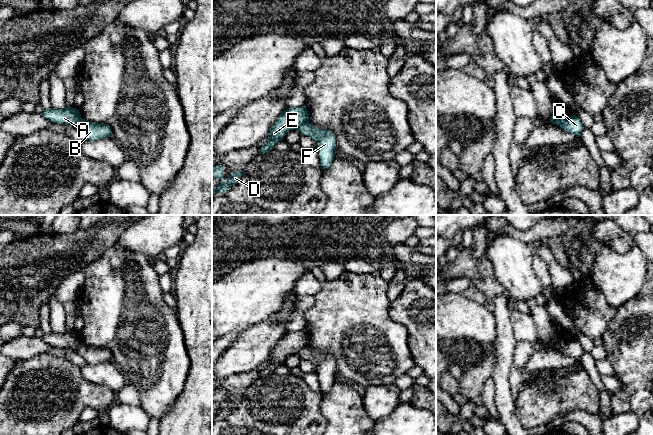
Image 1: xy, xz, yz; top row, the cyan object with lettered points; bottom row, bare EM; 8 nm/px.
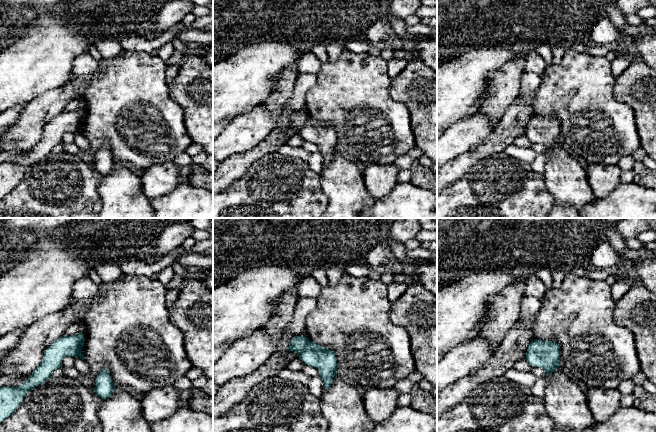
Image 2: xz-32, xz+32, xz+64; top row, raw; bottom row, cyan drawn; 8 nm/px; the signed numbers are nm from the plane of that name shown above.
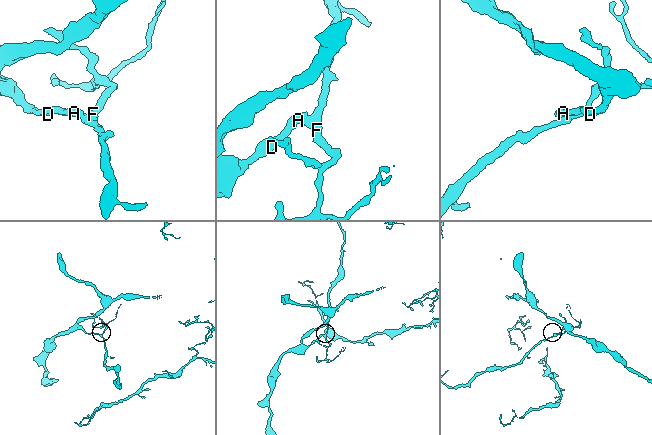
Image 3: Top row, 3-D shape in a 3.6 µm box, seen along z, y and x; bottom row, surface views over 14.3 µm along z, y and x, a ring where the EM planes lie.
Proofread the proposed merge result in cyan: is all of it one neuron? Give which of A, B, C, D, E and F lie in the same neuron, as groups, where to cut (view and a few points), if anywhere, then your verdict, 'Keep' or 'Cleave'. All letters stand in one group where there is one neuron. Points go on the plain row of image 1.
Groups: A D E / B C F. Split along xz (308, 343), (297, 353). Cleave

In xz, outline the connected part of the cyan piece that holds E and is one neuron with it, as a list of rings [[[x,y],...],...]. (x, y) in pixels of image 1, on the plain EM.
[[[306,330],[285,333],[271,350],[267,359],[269,363],[261,370],[259,379],[274,373],[276,367],[283,364],[288,355],[298,354],[308,344],[309,338]]]

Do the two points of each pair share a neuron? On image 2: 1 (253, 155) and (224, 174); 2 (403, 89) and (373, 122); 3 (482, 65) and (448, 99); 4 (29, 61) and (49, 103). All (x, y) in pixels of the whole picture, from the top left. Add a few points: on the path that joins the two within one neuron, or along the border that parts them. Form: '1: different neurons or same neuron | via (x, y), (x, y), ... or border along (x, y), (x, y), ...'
1: same neuron | via (246, 159), (231, 169)
2: different neurons | border along (391, 80), (390, 96), (406, 106), (409, 117)
3: same neuron | via (474, 73), (456, 91)
4: different neurons | border along (65, 82), (43, 92), (27, 104)

